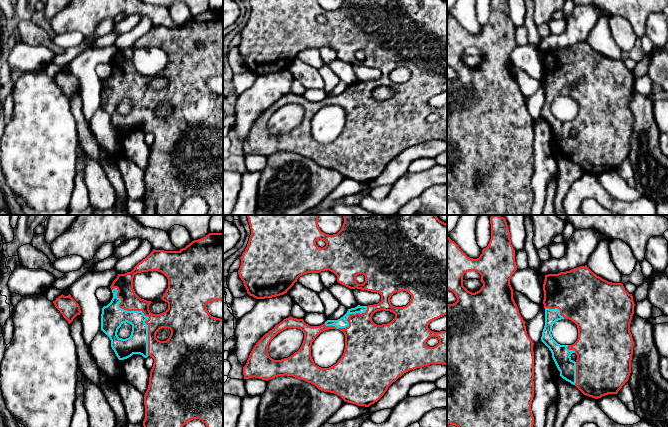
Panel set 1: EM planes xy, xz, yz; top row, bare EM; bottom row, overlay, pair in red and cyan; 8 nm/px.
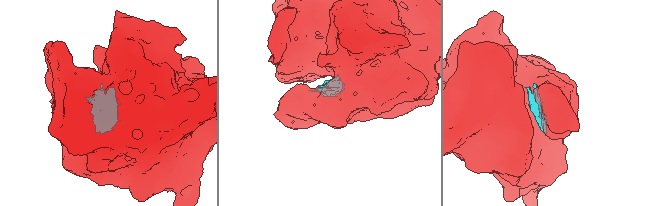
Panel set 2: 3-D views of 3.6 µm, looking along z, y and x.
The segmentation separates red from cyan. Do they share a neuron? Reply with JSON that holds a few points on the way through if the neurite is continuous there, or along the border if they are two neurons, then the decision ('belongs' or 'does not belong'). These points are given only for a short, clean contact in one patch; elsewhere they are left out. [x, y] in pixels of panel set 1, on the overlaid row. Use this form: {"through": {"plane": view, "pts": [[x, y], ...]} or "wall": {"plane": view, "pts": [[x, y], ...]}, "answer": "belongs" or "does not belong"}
{"answer": "belongs"}

